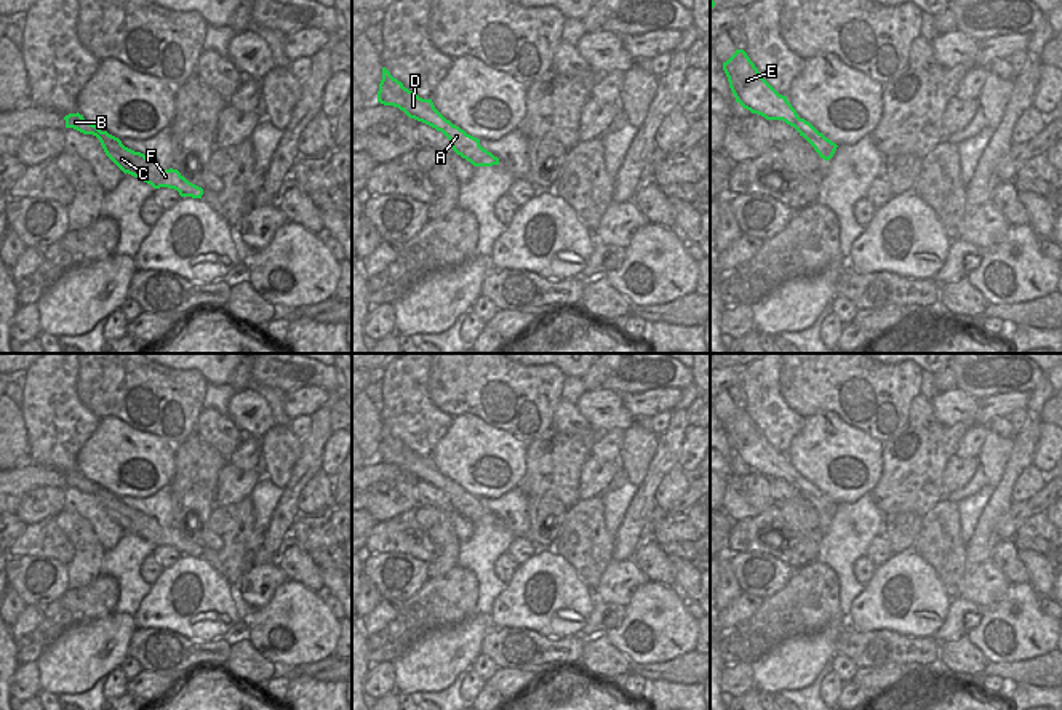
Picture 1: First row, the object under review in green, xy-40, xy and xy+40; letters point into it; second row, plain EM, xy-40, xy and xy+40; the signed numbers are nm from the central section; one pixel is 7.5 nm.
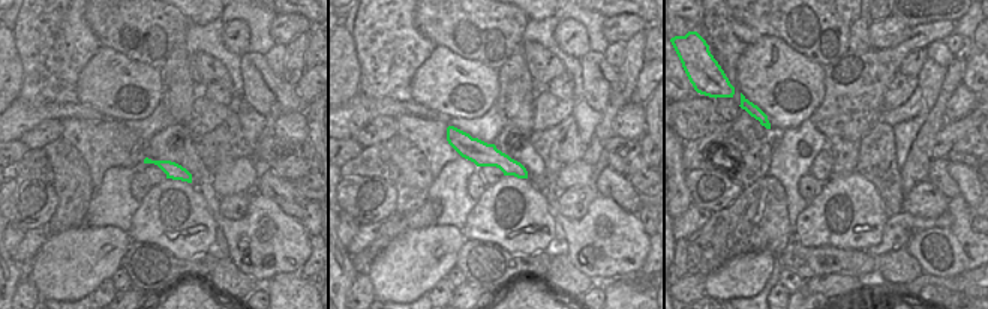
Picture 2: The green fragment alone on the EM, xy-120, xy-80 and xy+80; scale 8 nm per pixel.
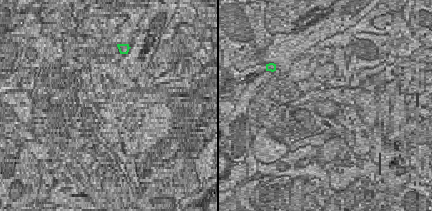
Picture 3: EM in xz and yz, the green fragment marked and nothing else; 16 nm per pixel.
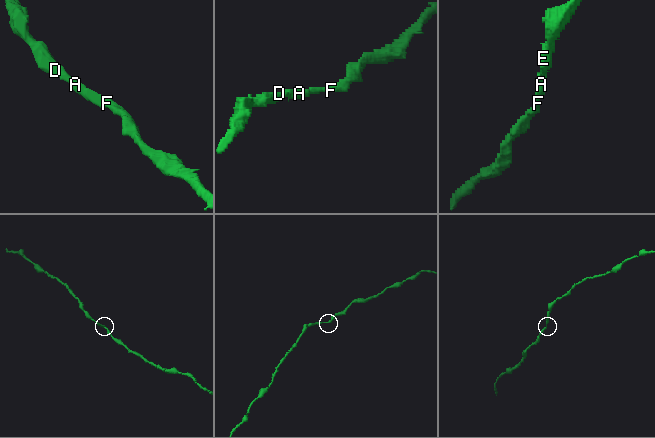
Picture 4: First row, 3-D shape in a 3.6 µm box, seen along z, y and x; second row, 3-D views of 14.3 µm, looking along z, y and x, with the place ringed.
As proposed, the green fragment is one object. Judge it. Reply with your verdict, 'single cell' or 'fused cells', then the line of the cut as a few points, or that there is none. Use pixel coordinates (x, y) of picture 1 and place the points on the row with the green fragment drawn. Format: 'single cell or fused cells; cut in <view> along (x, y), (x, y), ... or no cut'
single cell; no cut

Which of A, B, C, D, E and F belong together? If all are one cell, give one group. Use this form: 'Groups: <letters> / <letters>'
Groups: A B C D E F.

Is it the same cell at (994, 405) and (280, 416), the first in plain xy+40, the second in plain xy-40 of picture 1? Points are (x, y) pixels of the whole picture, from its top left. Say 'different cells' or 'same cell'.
different cells

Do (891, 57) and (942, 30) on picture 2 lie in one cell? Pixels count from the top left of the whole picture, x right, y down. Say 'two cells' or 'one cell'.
one cell

